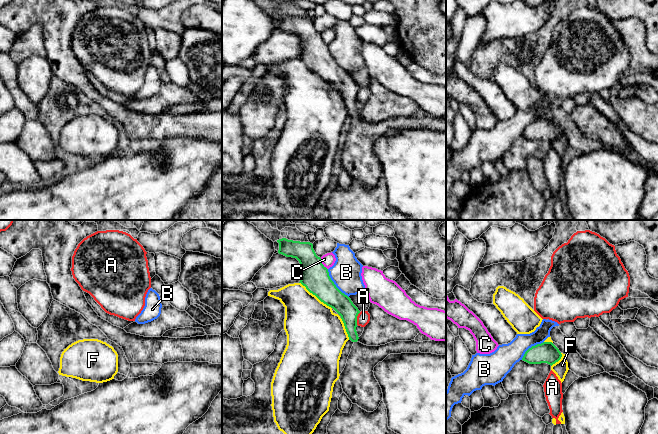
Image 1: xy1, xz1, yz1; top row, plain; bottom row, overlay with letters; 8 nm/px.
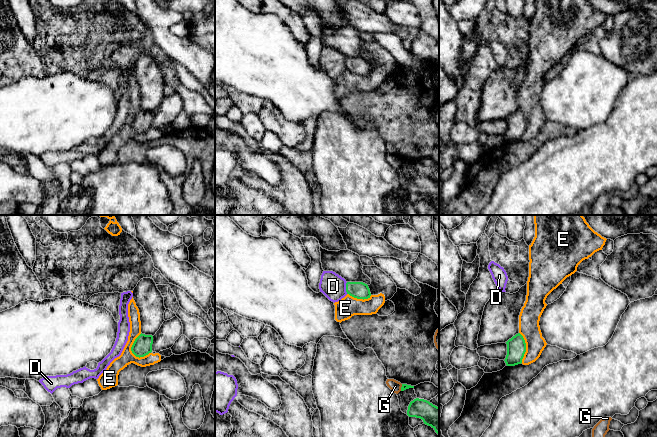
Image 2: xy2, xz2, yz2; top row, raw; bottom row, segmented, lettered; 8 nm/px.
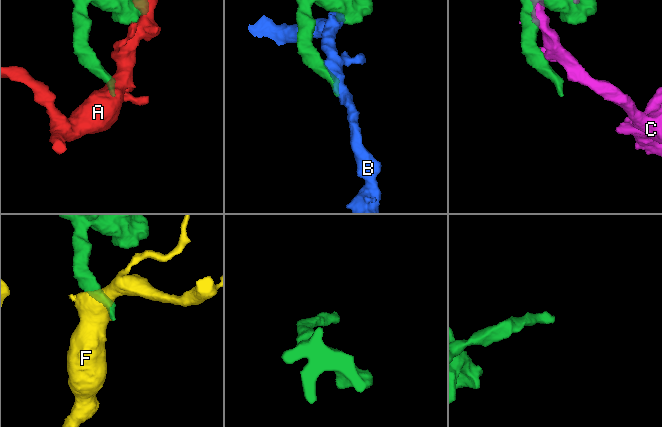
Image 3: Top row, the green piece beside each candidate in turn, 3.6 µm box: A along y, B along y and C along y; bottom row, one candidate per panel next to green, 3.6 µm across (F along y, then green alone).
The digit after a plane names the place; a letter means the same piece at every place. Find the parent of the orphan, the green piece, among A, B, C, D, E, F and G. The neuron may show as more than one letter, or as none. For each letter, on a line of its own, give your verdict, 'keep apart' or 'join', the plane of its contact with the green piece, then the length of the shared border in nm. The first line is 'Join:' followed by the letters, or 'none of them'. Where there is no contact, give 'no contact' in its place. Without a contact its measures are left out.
Join: none of them
A: keep apart; contact in xz1; length 110 nm
B: keep apart; contact in xz1; length 280 nm
C: keep apart; contact in xz1; length 110 nm
D: keep apart; contact in xz2; length 100 nm
E: keep apart; contact in xy2; length 200 nm
F: keep apart; contact in xz1; length 340 nm
G: keep apart; contact in xz2; length 60 nm

